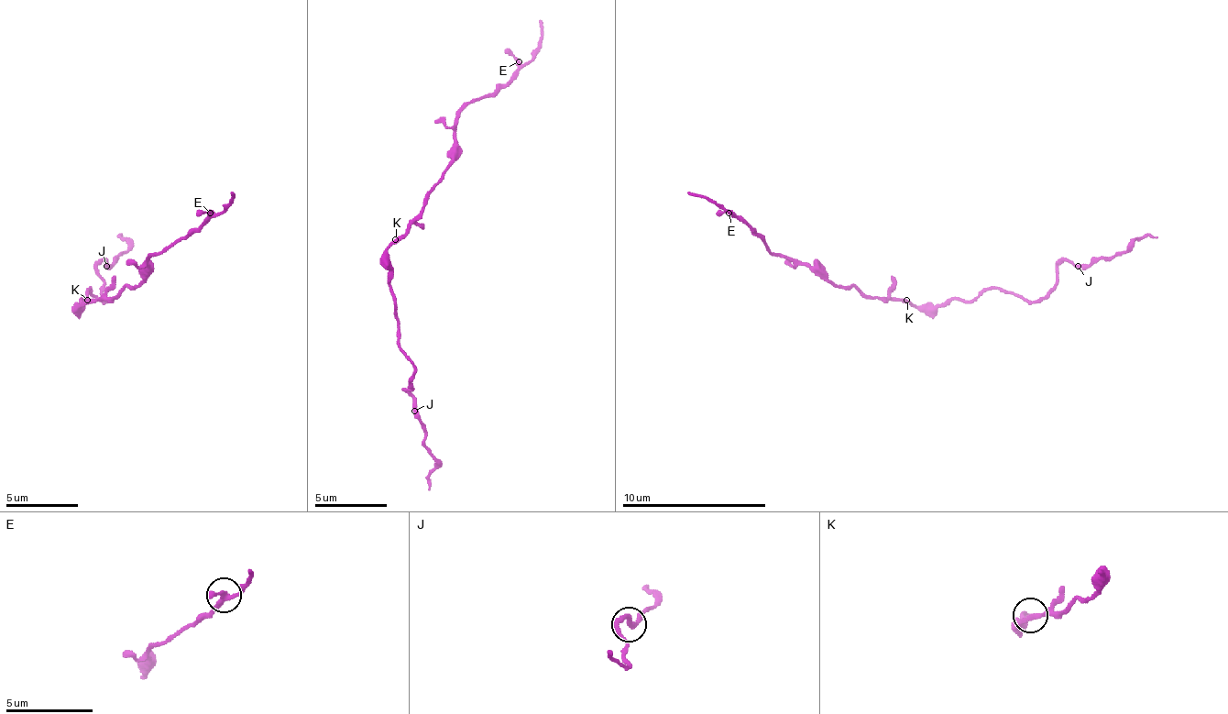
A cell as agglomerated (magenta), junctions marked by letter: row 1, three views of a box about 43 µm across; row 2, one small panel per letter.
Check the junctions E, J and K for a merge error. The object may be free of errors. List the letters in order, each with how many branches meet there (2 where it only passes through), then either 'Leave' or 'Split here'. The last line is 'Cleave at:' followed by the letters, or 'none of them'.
E: Branches: 2. Leave
J: Branches: 2. Leave
K: Branches: 2. Leave
Cleave at: none of them

